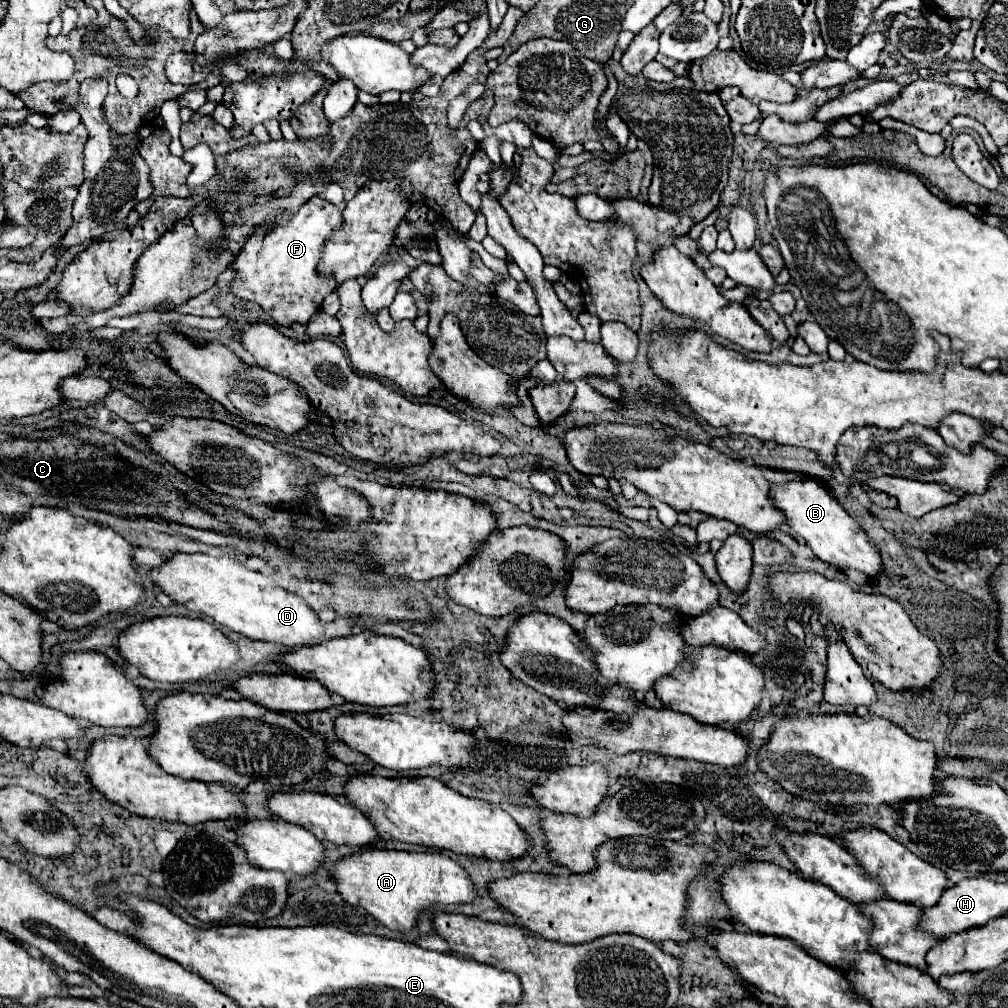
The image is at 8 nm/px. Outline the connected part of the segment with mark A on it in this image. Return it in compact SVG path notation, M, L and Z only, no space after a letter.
M364 850L340 860L334 878L342 898L368 910L392 932L408 934L426 908L438 904L466 904L476 900L478 892L468 872L442 852L400 852L400 850Z

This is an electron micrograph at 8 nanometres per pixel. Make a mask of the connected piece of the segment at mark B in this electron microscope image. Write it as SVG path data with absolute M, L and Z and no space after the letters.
M800 478L786 484L772 484L770 494L774 506L786 514L786 524L812 548L812 552L836 566L836 568L852 568L864 572L870 578L884 574L884 562L880 550L874 542L868 540L866 530L840 506L840 502L828 494L828 490L818 484L814 478Z

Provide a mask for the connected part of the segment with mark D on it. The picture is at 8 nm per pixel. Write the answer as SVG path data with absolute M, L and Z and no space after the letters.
M174 554L170 560L164 562L162 568L152 570L152 580L176 602L182 602L186 608L210 616L214 622L246 636L252 640L262 642L276 642L282 646L310 646L310 642L318 640L324 634L324 624L320 616L308 606L306 600L300 596L286 592L284 588L272 584L270 576L264 576L260 572L252 572L244 568L238 562L232 562L228 558L214 558L208 554Z

